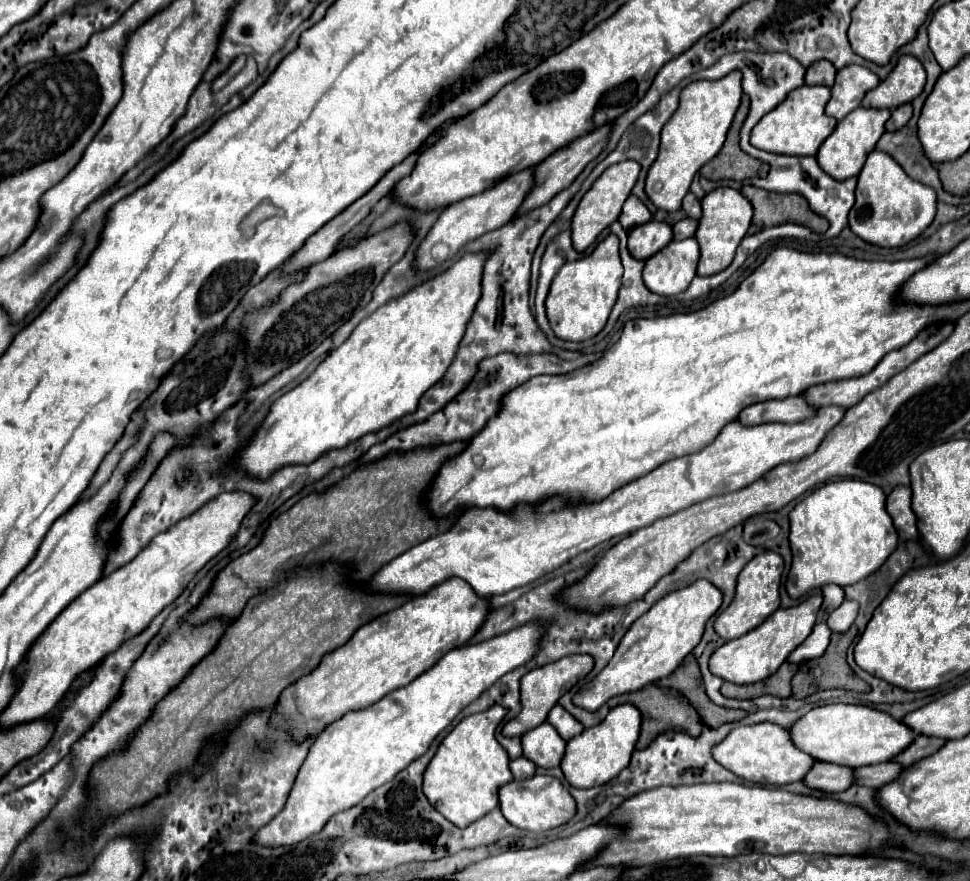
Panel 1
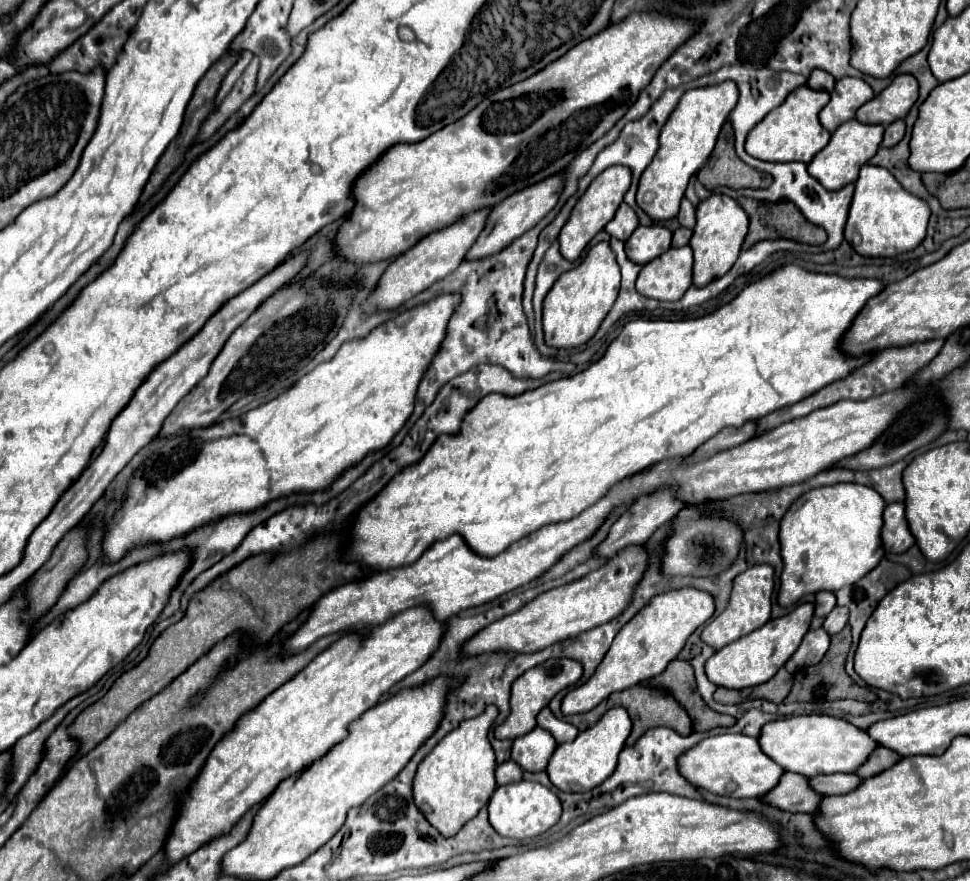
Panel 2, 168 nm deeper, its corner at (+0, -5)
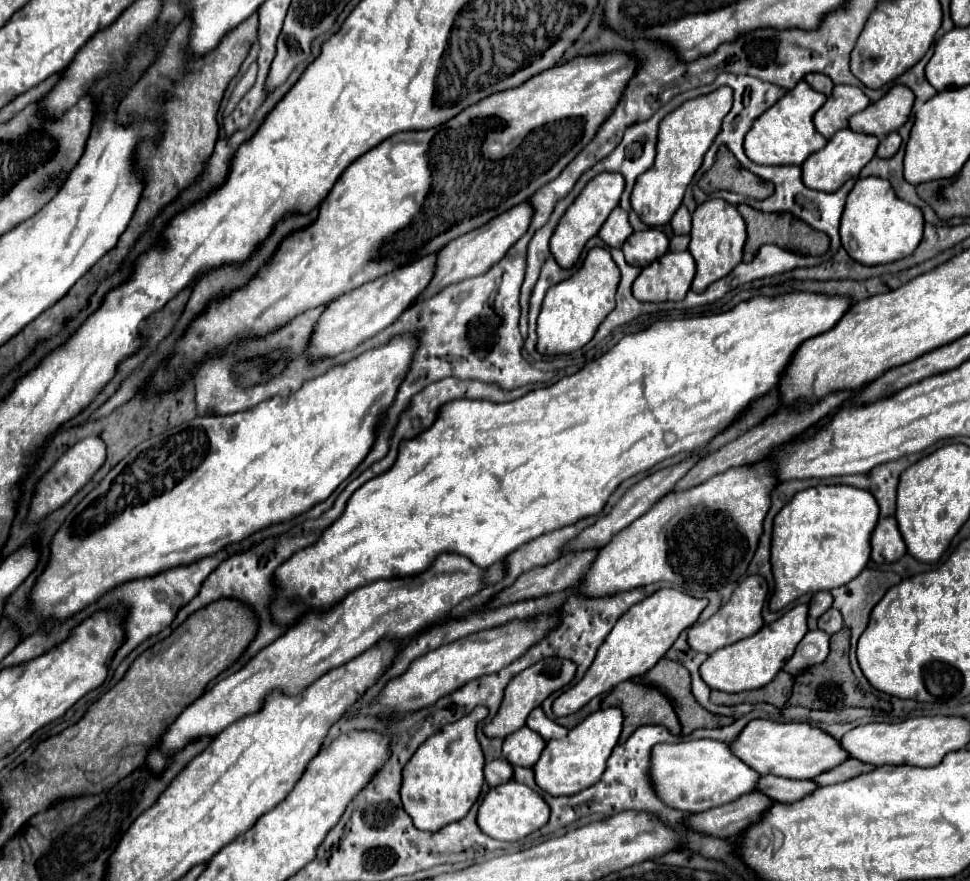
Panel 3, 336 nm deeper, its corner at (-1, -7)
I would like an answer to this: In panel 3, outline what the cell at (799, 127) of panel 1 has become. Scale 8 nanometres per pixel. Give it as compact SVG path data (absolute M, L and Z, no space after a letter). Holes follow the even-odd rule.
M799 81L795 89L787 91L771 109L767 109L745 135L745 155L757 165L801 165L811 153L825 147L827 139L815 129L813 115L827 101L827 97Z

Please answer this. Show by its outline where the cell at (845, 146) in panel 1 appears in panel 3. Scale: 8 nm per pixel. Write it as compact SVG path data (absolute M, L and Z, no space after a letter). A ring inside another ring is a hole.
M841 129L835 137L827 141L827 145L821 151L815 151L803 165L803 183L809 189L833 193L837 191L845 181L859 177L859 171L875 157L879 139L875 135L865 135L865 133L855 133L851 129Z

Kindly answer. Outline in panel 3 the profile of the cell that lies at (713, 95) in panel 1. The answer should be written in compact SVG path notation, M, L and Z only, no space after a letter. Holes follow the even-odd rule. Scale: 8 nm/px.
M719 87L709 95L699 95L695 99L685 101L659 123L655 165L637 179L635 189L631 193L633 211L641 217L645 225L657 227L671 221L671 215L679 209L683 201L687 185L691 183L695 171L703 163L703 155L707 153L713 139L721 131L723 117L731 111L731 105L733 105L731 87Z

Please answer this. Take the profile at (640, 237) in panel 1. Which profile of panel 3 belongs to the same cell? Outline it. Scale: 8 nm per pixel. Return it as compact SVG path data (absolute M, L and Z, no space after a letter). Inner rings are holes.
M647 229L647 231L633 233L623 245L625 261L629 265L639 265L639 267L647 267L655 259L663 257L667 249L669 249L669 239L659 229Z

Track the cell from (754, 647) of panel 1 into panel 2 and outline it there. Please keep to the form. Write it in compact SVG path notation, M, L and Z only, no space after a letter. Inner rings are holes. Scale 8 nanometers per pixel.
M802 603L798 605L792 613L780 617L780 619L770 619L764 627L752 631L750 635L718 649L708 661L706 661L706 675L708 679L726 689L744 689L744 687L754 687L760 685L776 675L776 671L792 657L792 653L800 647L802 637L806 635L810 621L814 615L814 605L812 603Z

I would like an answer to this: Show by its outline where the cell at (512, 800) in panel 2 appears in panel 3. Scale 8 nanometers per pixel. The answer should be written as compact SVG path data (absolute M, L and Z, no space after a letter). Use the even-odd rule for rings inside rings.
M509 781L505 785L489 789L489 793L485 795L485 799L479 805L477 823L479 823L481 831L493 839L519 841L519 839L531 835L533 831L545 827L549 821L549 815L551 815L551 809L537 791L533 791L527 785L521 785L517 781Z

